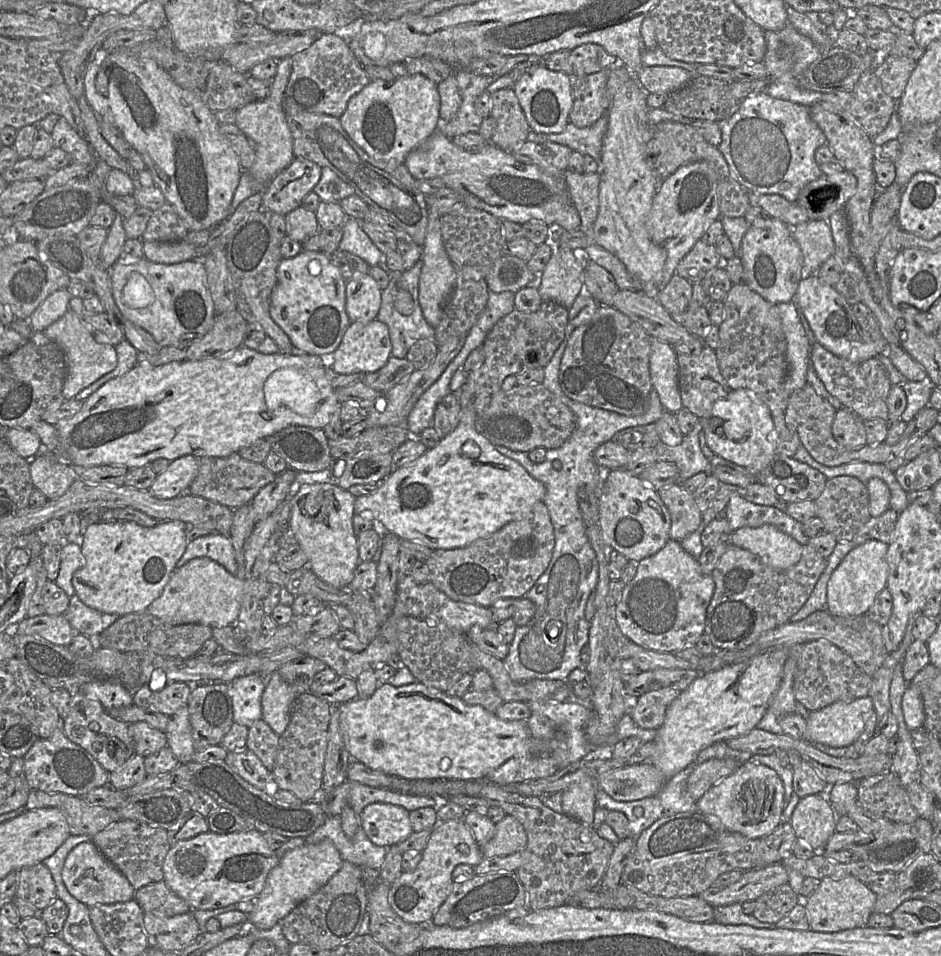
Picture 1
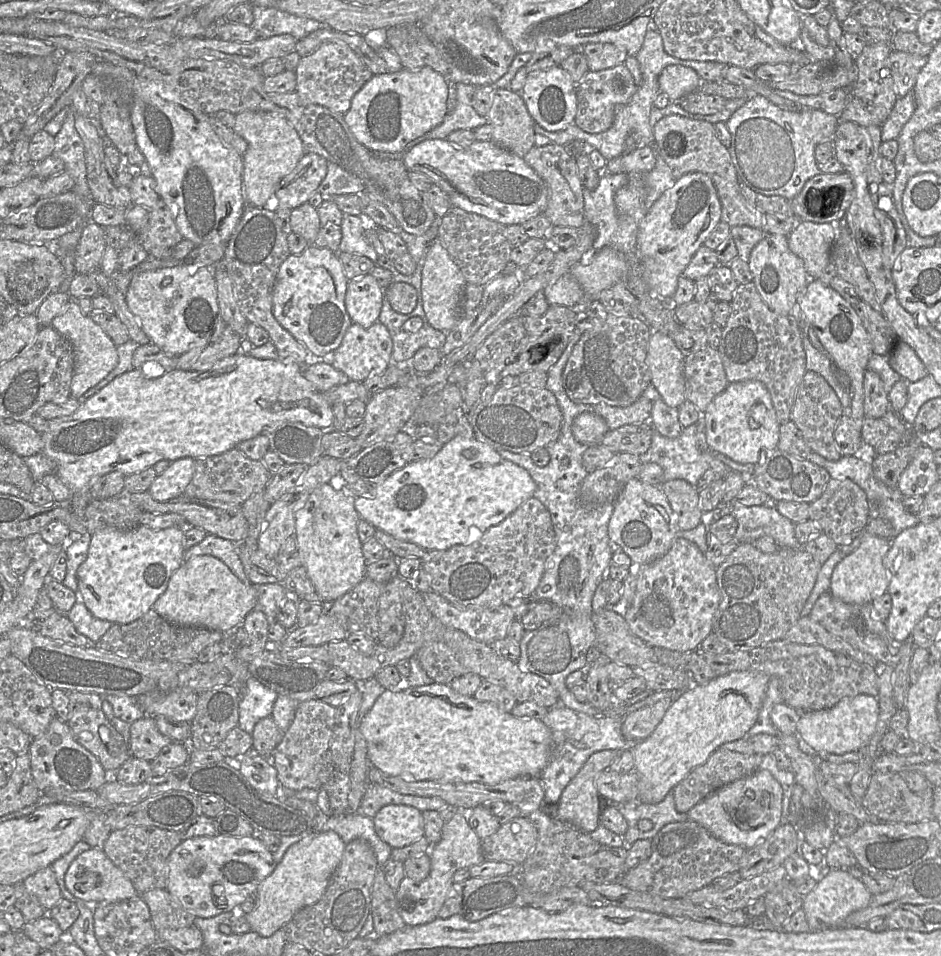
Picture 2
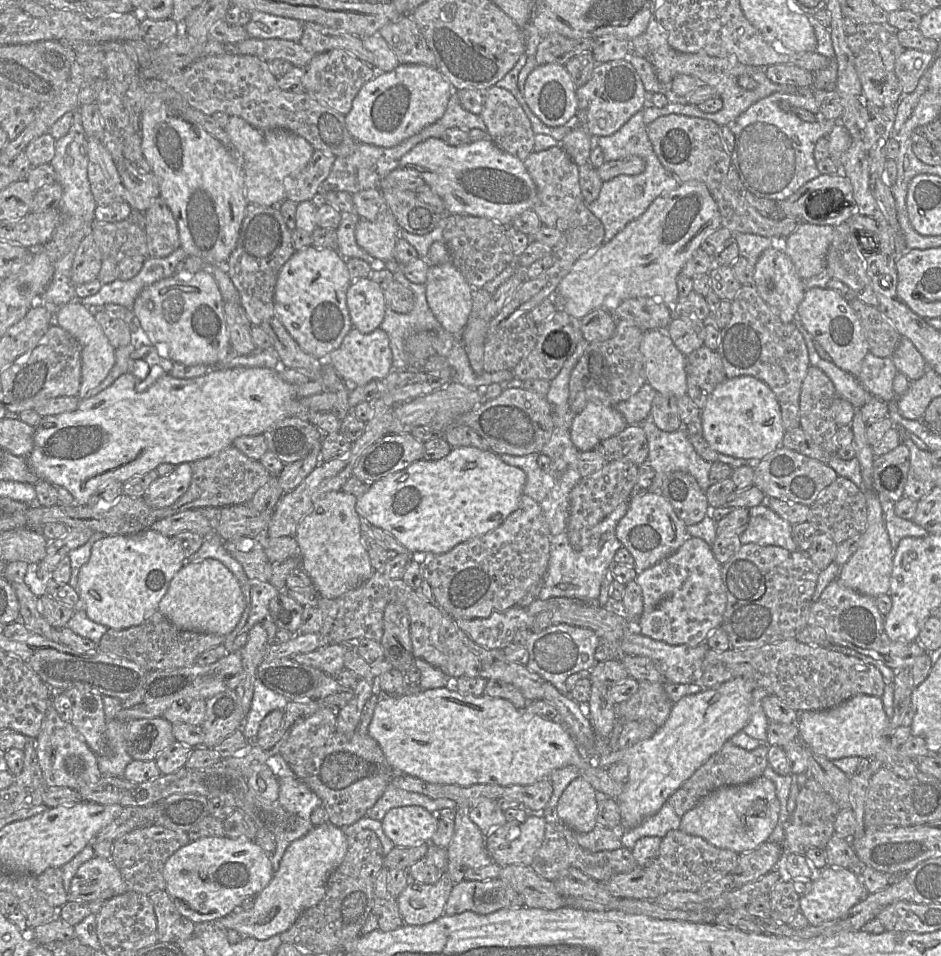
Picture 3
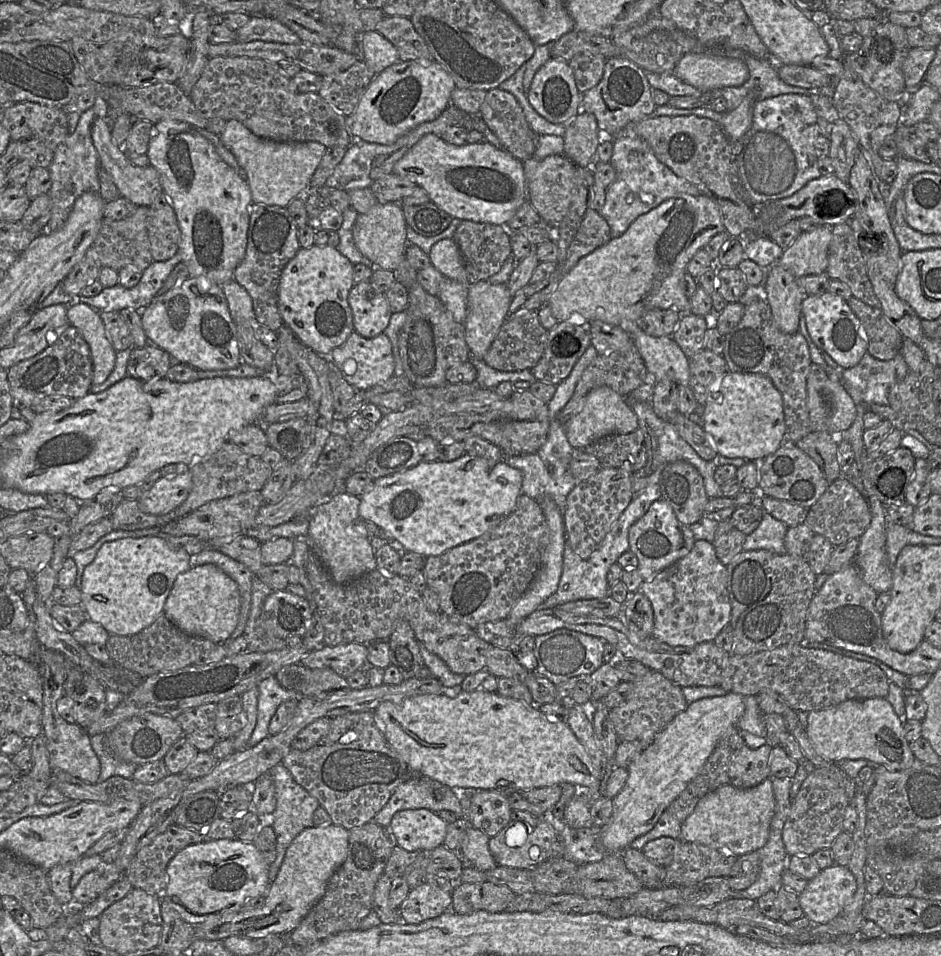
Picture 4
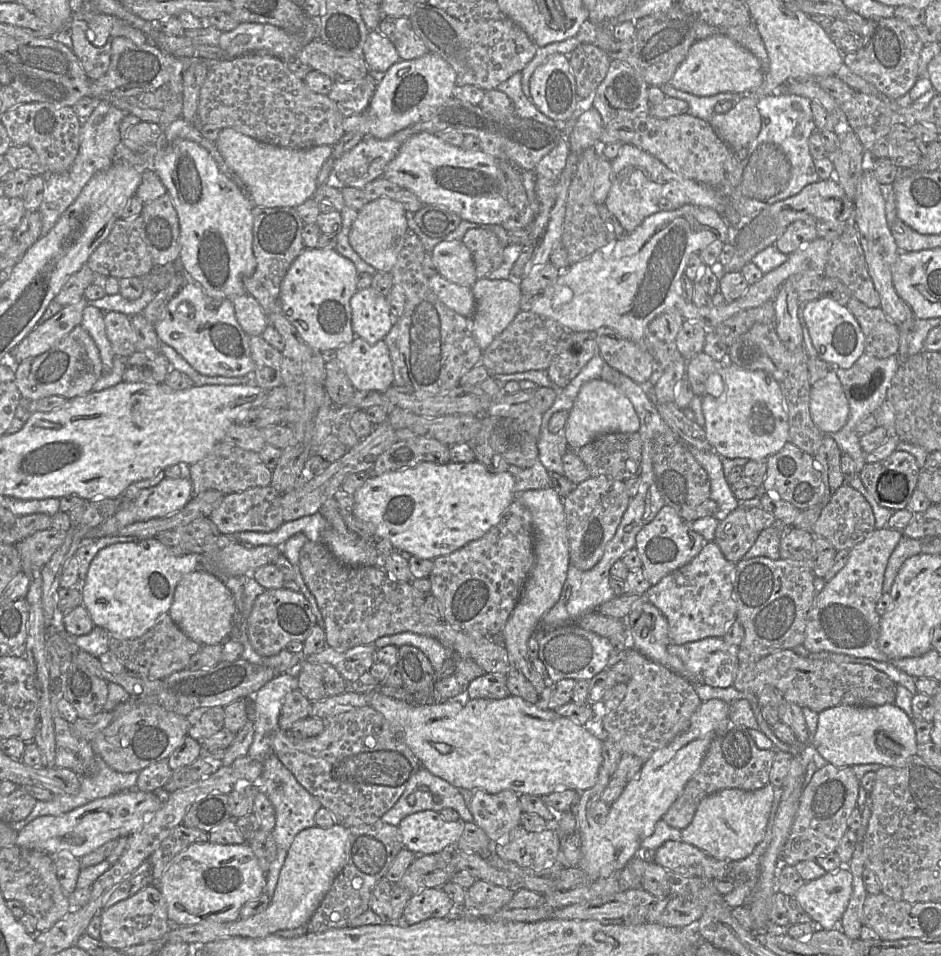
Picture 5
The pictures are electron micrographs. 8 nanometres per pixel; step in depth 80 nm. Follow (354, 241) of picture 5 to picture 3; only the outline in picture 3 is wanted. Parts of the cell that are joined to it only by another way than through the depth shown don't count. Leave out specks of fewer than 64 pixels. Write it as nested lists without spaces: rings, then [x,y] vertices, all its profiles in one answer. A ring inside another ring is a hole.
[[[388,208],[376,221],[360,219],[355,227],[357,244],[380,263],[394,260],[396,241],[400,236],[400,227]]]

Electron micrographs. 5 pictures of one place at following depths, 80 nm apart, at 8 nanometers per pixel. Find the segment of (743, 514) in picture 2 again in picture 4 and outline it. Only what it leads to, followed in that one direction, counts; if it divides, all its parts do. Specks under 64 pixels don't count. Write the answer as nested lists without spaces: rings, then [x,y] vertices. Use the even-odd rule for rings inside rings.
[[[764,512],[759,526],[747,535],[743,551],[767,550],[778,555],[787,554],[784,539],[788,526]]]

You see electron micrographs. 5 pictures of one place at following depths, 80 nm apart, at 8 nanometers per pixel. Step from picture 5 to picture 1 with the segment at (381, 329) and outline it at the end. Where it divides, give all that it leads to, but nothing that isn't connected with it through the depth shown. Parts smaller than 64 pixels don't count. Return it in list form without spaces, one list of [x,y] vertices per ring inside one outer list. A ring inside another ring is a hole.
[[[361,273],[347,280],[345,309],[350,321],[369,323],[376,319],[381,305],[381,291],[369,273]]]

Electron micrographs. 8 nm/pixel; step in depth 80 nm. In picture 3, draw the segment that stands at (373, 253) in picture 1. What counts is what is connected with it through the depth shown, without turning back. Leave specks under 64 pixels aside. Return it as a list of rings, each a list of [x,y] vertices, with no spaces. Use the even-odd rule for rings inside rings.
[[[342,213],[342,219],[337,228],[338,236],[338,252],[345,259],[359,258],[369,263],[372,269],[377,269],[380,266],[379,260],[375,259],[364,251],[356,242],[355,227],[361,218],[357,213]]]

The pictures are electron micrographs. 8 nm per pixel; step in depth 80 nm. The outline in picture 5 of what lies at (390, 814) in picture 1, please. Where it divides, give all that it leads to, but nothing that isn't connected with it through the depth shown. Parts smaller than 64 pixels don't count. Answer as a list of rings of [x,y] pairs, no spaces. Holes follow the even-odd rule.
[[[425,810],[406,816],[398,825],[403,846],[416,855],[435,854],[454,847],[464,822],[445,821],[437,811]]]

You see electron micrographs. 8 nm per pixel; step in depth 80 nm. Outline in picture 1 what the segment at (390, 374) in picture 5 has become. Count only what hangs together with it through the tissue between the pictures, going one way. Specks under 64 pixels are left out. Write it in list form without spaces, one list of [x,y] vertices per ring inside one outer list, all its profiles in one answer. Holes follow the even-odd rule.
[[[374,319],[369,323],[351,322],[333,352],[332,369],[339,374],[366,374],[386,365],[392,356],[386,324]]]

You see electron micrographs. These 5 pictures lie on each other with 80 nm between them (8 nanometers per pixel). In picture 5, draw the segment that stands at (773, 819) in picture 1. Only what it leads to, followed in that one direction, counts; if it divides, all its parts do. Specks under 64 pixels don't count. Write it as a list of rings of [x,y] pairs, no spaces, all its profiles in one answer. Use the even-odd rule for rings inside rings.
[[[771,783],[753,791],[725,788],[715,792],[700,802],[691,823],[681,830],[681,840],[717,860],[745,859],[764,838],[773,799]]]

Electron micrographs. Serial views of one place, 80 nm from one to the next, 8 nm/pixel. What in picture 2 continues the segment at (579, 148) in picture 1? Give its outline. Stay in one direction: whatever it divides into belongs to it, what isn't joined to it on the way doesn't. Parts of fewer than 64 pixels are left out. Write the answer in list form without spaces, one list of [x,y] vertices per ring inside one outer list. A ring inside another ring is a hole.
[[[629,56],[625,62],[625,67],[630,71],[635,84],[638,86],[636,93],[627,104],[617,105],[614,109],[614,120],[612,126],[605,132],[598,134],[590,134],[574,123],[568,125],[565,130],[558,132],[547,132],[547,135],[537,133],[534,135],[534,146],[540,147],[551,143],[566,145],[573,143],[582,143],[589,149],[598,150],[606,160],[619,157],[636,148],[651,146],[654,148],[653,127],[649,124],[649,115],[653,107],[655,94],[649,91],[648,86],[644,84],[642,79],[639,62],[636,56]]]

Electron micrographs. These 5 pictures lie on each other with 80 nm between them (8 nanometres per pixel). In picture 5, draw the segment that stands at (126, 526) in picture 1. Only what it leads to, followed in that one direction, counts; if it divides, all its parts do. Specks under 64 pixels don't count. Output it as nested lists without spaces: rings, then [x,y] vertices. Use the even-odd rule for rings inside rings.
[[[156,538],[138,542],[114,543],[101,549],[92,560],[82,589],[83,606],[87,609],[95,626],[106,630],[117,639],[135,639],[153,628],[158,620],[168,614],[175,589],[186,574],[202,570],[200,564],[213,562],[210,556],[191,553],[174,555]]]

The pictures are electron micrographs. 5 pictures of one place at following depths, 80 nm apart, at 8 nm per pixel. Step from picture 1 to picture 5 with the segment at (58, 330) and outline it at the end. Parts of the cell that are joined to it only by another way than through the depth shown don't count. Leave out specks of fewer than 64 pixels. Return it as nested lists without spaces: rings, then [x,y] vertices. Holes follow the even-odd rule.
[[[87,305],[83,310],[81,324],[94,340],[102,362],[102,374],[108,374],[113,367],[115,354],[106,334],[104,312],[95,306]]]

